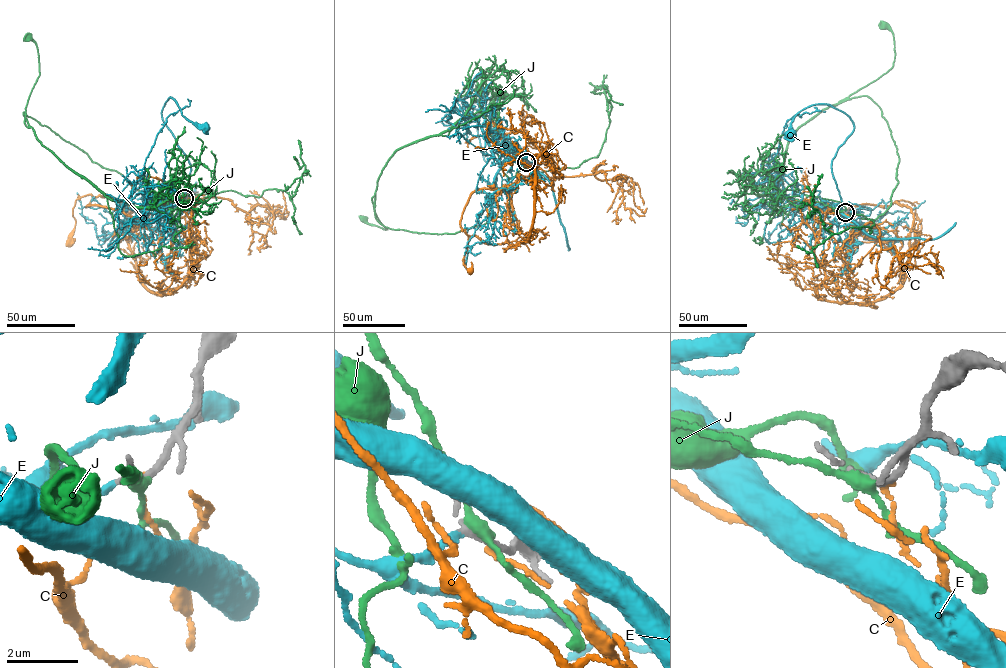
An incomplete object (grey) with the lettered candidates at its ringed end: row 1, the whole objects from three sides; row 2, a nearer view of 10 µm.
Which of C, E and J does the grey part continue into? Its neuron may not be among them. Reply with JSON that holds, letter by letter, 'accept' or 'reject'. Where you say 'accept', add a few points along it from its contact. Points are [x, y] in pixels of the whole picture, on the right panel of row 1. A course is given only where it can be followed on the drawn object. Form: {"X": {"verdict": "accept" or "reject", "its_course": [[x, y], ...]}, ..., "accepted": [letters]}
{"C": {"verdict": "reject"}, "E": {"verdict": "accept", "its_course": [[845, 212], [836, 207], [831, 166], [851, 119], [810, 105], [790, 135]]}, "J": {"verdict": "reject"}, "accepted": ["E"]}

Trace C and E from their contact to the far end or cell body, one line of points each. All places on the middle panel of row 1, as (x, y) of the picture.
C: (527, 163), (536, 172), (546, 156), (536, 161), (531, 234), (512, 245), (469, 236), (462, 260), (470, 270)
E: (526, 162), (518, 159), (524, 157), (520, 148), (509, 141), (487, 161), (483, 157), (480, 106), (504, 93)

